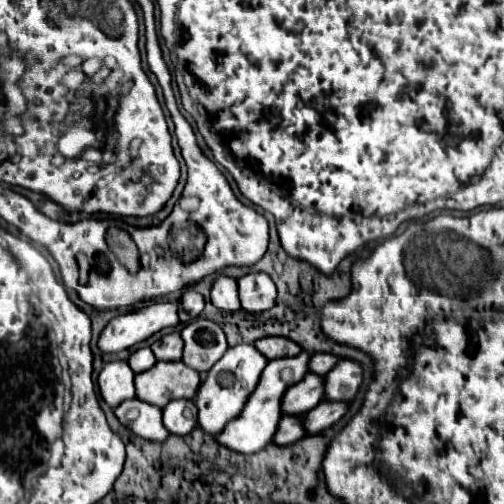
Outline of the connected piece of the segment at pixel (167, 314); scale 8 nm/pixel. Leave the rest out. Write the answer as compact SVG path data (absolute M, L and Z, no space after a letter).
M155 302L147 308L115 316L99 336L101 352L121 352L153 336L163 328L173 328L179 324L177 304Z

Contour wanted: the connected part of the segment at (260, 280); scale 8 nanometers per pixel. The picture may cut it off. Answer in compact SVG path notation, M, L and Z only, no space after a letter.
M263 272L241 276L237 280L237 290L239 290L241 308L247 312L259 314L259 312L265 312L275 306L277 288L275 288L273 280Z

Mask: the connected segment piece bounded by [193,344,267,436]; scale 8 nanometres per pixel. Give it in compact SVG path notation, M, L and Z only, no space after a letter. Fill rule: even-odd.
M237 344L233 348L227 348L227 352L217 360L217 364L213 364L207 378L201 382L199 392L193 398L199 410L197 426L207 434L213 434L213 436L219 434L225 428L225 424L241 412L245 400L255 390L265 366L267 366L267 358L261 356L251 344Z

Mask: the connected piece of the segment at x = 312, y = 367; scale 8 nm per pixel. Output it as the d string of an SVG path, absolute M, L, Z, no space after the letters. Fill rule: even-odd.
M313 354L311 364L309 364L309 372L315 372L317 376L325 376L337 364L337 360L339 358L333 354Z

